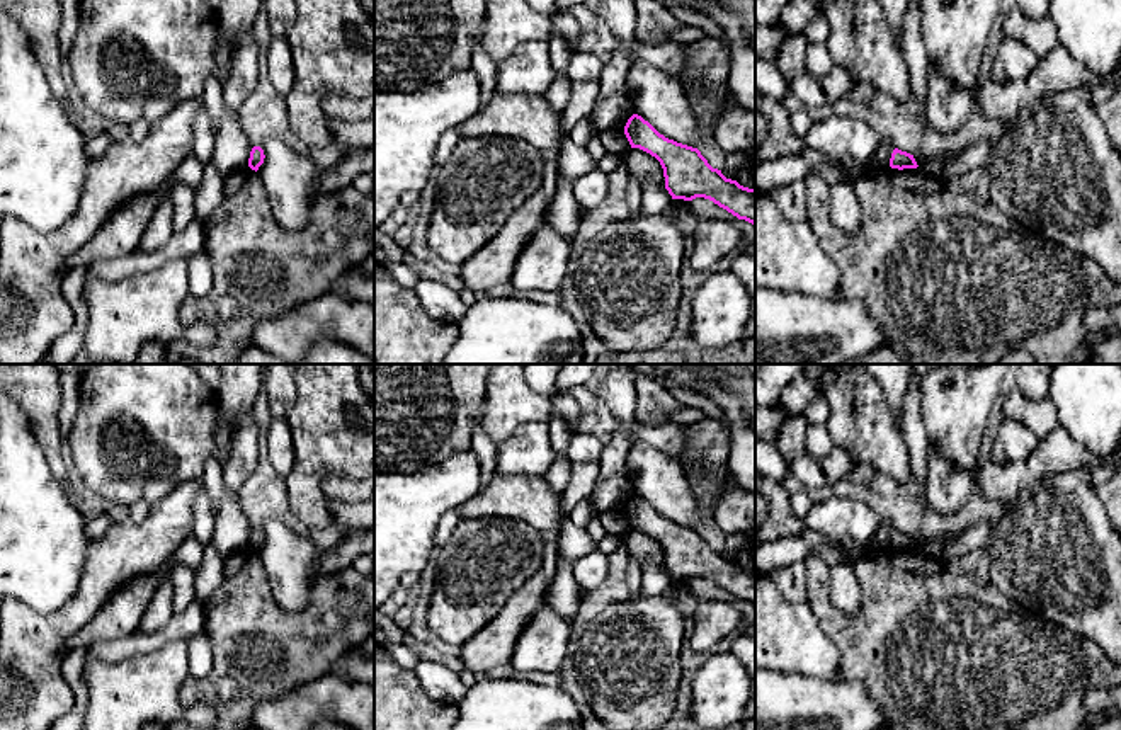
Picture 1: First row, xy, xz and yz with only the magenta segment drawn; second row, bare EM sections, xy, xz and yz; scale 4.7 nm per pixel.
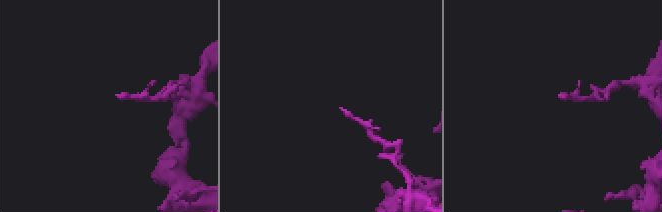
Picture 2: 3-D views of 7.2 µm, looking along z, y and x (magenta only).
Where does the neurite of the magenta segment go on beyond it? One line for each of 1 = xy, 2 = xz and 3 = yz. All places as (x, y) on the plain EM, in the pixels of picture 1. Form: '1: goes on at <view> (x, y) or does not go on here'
1: does not go on here
2: does not go on here
3: does not go on here

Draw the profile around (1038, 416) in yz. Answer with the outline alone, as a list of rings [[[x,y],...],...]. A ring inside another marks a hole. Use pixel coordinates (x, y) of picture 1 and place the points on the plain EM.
[[[1017,388],[1004,402],[1004,417],[1021,422],[1038,437],[1046,437],[1060,427],[1050,398],[1029,400]]]

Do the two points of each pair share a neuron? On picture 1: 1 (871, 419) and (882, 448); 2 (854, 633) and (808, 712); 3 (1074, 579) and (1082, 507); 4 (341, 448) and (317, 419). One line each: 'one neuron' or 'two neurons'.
1: one neuron
2: two neurons
3: one neuron
4: one neuron

